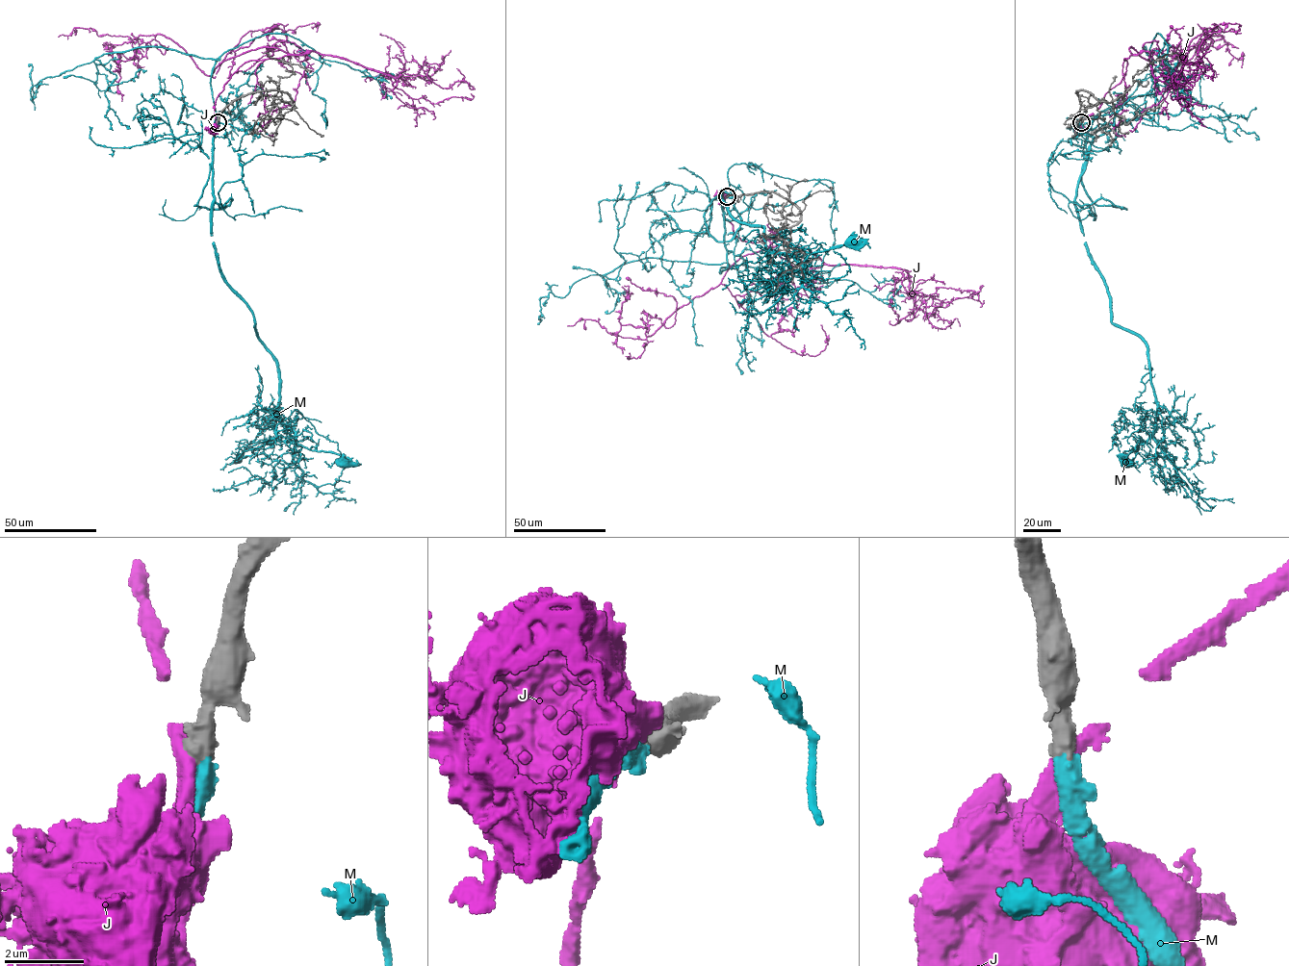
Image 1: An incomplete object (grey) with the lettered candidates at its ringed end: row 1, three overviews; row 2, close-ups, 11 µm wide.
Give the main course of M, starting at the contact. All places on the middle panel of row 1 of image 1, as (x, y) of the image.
M: (727, 196), (722, 208), (723, 190), (729, 213), (763, 227), (766, 255), (788, 272), (849, 241)

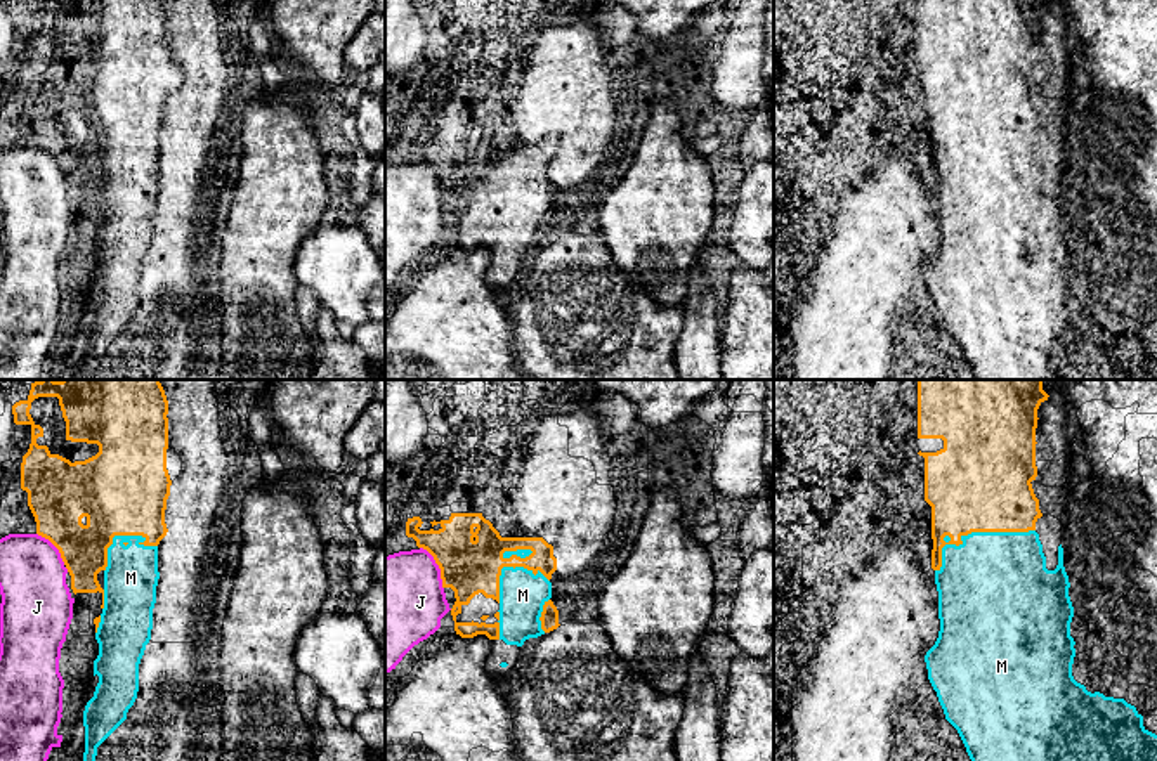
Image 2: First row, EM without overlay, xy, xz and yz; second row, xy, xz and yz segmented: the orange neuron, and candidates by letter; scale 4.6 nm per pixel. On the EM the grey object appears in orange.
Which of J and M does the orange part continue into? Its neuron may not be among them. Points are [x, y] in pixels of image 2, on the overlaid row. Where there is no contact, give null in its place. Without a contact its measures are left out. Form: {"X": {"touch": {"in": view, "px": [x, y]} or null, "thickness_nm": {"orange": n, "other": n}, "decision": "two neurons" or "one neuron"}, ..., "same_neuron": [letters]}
{"J": {"touch": {"in": "xz", "px": [439, 567]}, "thickness_nm": {"orange": 260, "other": 420}, "decision": "two neurons"}, "M": {"touch": {"in": "yz", "px": [975, 531]}, "thickness_nm": {"orange": 460, "other": 460}, "decision": "one neuron"}, "same_neuron": ["M"]}

